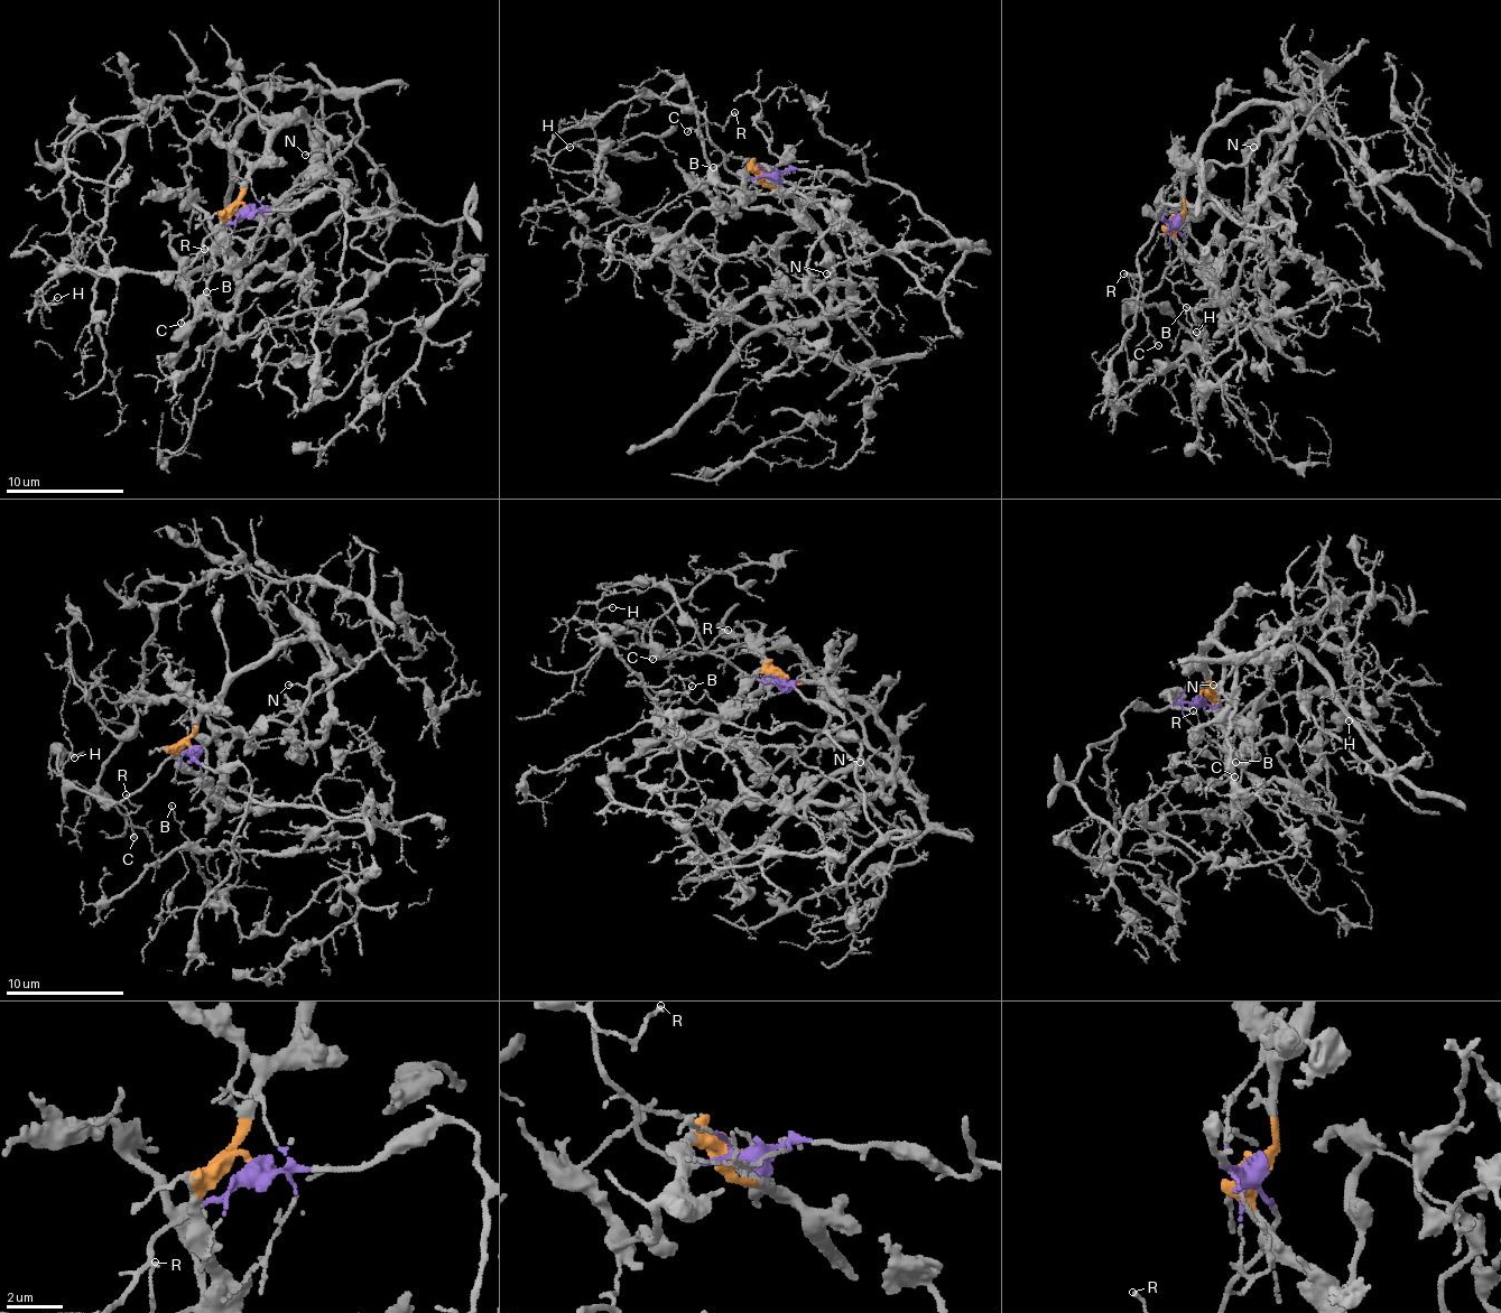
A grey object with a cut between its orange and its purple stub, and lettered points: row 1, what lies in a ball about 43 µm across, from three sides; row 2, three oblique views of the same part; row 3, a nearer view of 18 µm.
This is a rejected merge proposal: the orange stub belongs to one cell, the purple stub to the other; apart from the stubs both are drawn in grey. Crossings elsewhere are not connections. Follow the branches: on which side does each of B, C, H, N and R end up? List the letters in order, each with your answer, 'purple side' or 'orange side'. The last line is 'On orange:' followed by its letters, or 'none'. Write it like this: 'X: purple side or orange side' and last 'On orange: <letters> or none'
B: purple side
C: purple side
H: purple side
N: orange side
R: purple side
On orange: N

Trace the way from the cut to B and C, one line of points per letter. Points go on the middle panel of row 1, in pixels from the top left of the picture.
B: (774, 176), (897, 184), (963, 250), (961, 266), (932, 295), (794, 192), (725, 188), (713, 168)
C: (774, 176), (735, 176), (710, 139), (706, 118), (687, 131)

